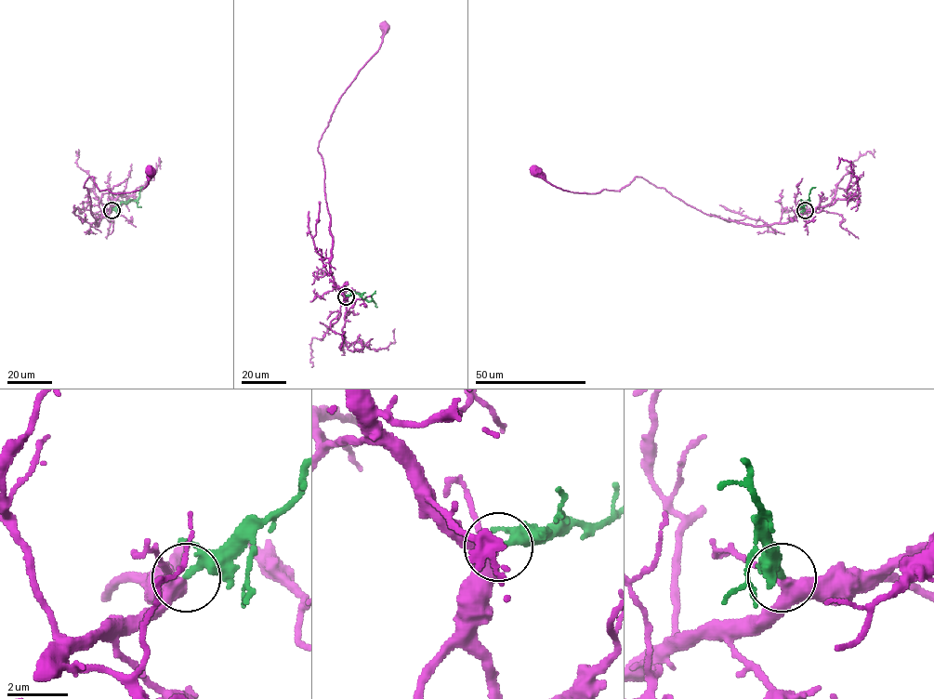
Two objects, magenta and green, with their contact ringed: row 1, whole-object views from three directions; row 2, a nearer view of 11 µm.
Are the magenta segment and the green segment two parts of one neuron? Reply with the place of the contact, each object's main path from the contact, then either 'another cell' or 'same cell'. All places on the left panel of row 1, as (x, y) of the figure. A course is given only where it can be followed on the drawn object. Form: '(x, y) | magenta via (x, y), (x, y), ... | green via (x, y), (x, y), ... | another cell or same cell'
(111, 210) | magenta via (111, 210), (96, 224), (84, 188), (88, 177), (99, 191), (124, 193), (144, 188), (150, 171) | green via (111, 210), (122, 202), (128, 204), (137, 200), (143, 187) | same cell

